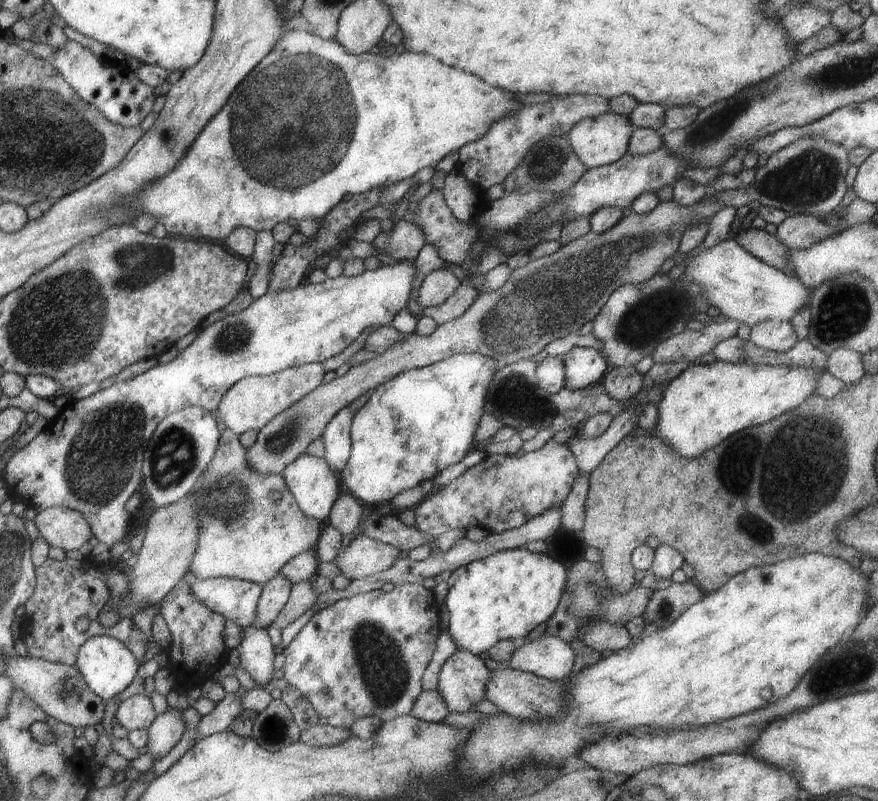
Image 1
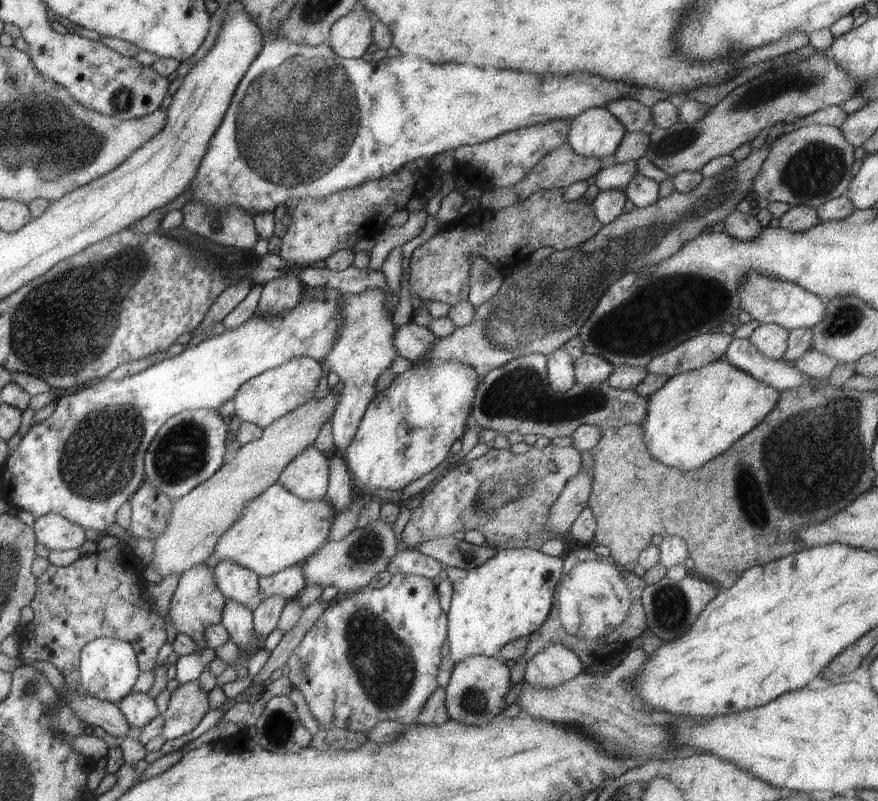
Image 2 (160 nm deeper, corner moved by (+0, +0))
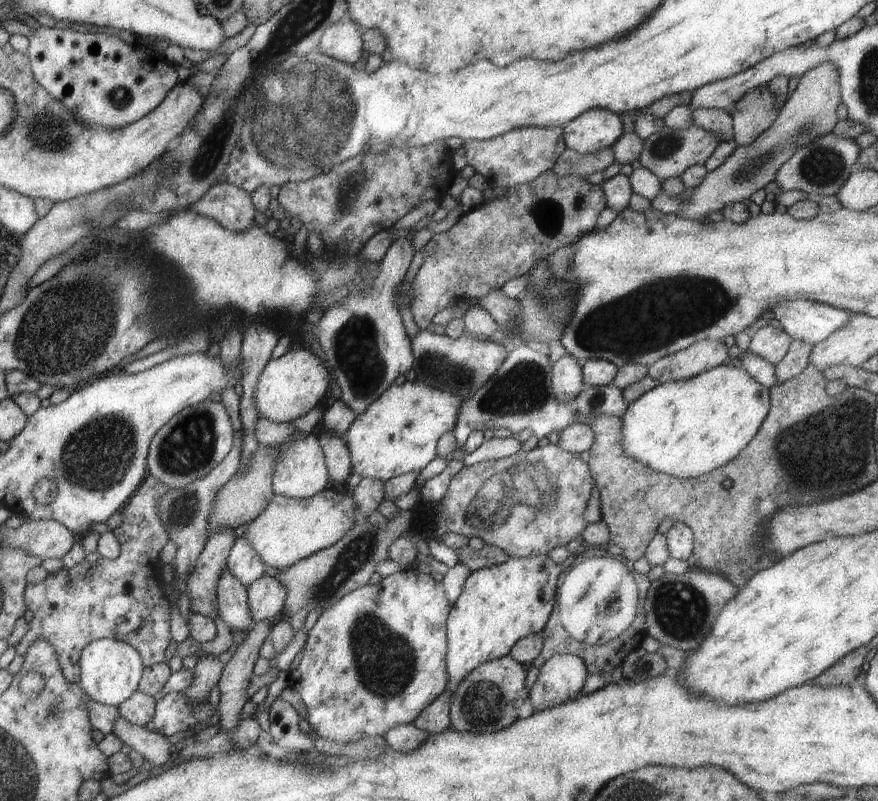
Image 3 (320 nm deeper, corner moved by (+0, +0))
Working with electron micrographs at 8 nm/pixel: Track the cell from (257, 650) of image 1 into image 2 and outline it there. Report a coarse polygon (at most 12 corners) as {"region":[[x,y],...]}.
{"region":[[225,599],[220,623],[239,649],[262,651],[252,612]]}

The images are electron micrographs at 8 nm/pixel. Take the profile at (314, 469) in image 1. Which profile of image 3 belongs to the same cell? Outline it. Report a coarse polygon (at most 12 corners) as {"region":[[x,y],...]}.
{"region":[[313,434],[283,446],[274,494],[301,500],[330,485]]}

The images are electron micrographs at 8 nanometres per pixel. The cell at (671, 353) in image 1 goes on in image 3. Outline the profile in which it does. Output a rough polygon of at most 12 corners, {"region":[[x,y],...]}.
{"region":[[705,338],[657,360],[646,375],[658,384],[692,378],[728,358]]}

